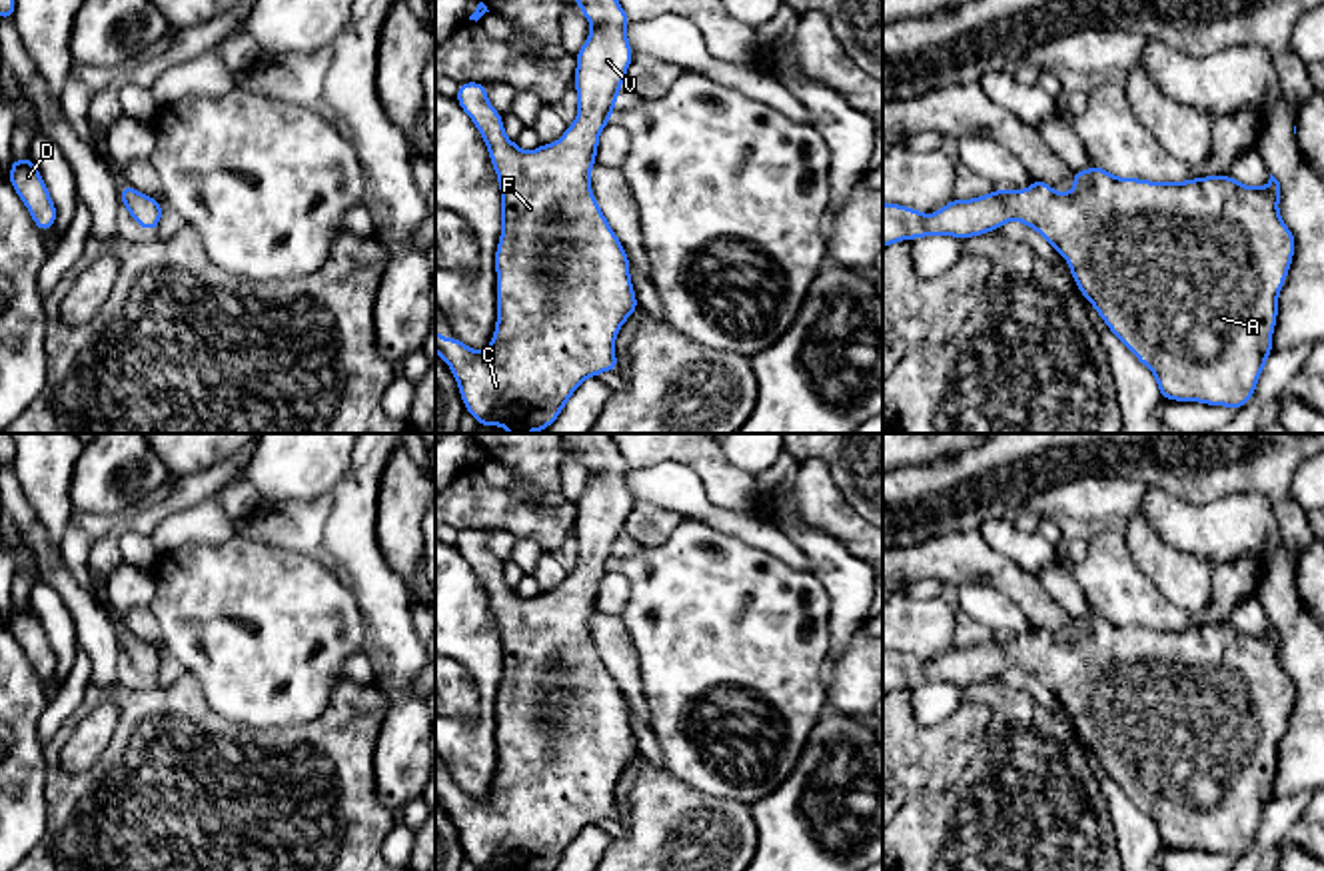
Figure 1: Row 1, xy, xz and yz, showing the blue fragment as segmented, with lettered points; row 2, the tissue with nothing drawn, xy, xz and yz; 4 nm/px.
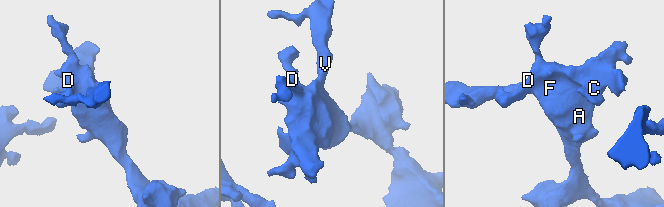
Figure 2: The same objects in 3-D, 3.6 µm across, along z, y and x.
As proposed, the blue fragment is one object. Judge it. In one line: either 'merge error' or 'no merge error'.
no merge error

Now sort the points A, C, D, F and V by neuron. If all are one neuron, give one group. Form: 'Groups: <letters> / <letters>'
Groups: A C D F V

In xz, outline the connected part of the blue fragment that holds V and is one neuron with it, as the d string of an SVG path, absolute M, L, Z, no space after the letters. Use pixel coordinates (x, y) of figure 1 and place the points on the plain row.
M561 434L589 467L591 479L575 501L577 567L563 583L537 597L521 597L505 583L503 563L489 551L483 529L459 529L455 549L481 581L501 637L501 683L493 713L497 719L497 769L487 797L471 797L459 785L441 785L435 775L435 801L451 815L465 859L477 871L553 871L581 829L601 819L619 819L615 787L621 773L633 763L637 743L631 731L629 703L609 673L591 639L591 615L597 611L601 577L611 569L613 553L633 495L627 487L629 463L611 434Z

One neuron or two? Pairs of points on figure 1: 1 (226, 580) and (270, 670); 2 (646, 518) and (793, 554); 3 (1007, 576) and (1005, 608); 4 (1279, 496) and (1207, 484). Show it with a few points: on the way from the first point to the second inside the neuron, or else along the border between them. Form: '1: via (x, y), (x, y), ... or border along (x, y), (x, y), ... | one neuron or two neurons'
1: via (240, 602), (264, 626), (268, 648) | one neuron
2: border along (634, 500), (646, 500), (687, 516) | two neurons
3: border along (983, 584), (999, 590), (1031, 626) | two neurons
4: via (1261, 480), (1225, 480) | one neuron

